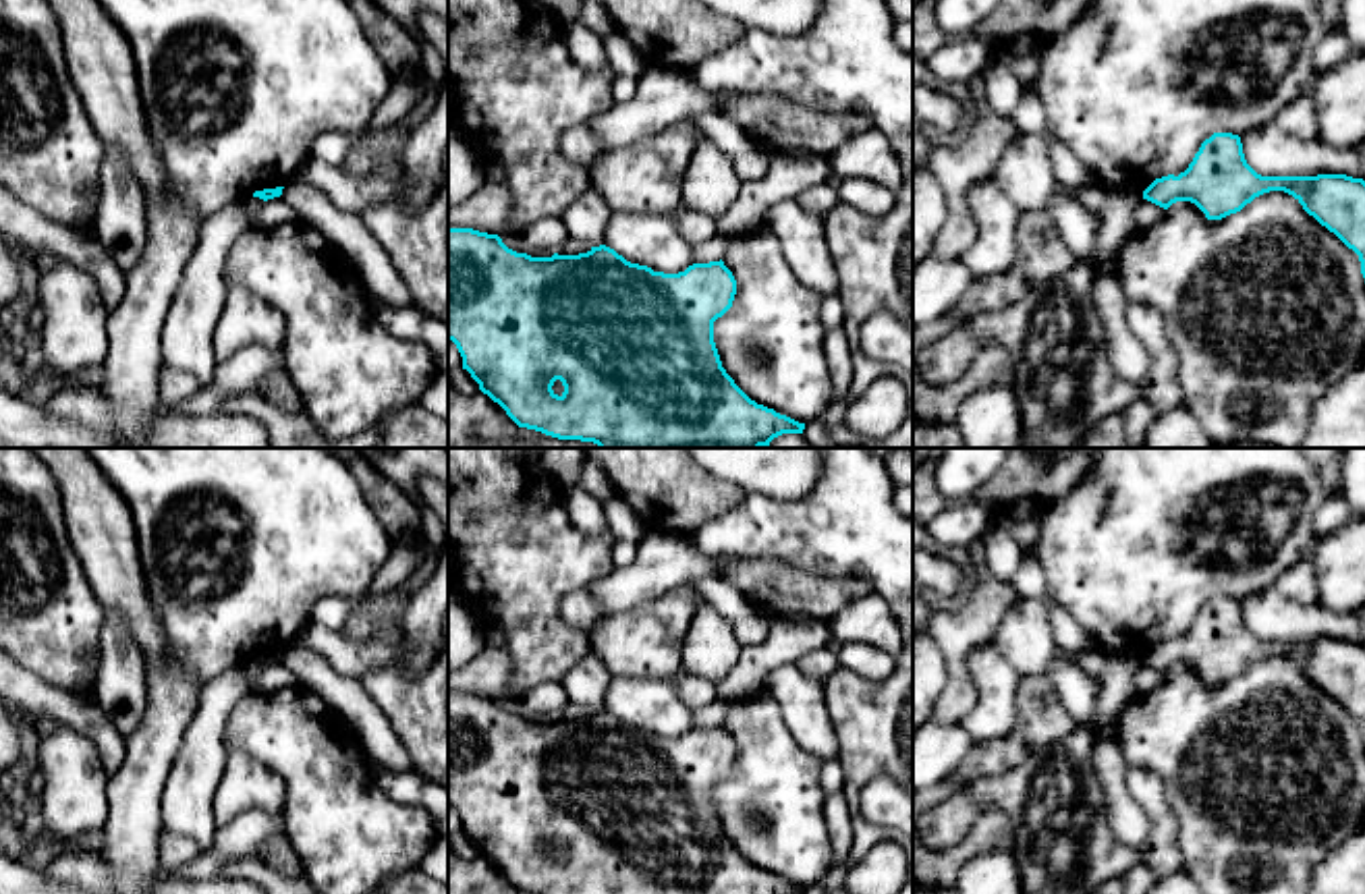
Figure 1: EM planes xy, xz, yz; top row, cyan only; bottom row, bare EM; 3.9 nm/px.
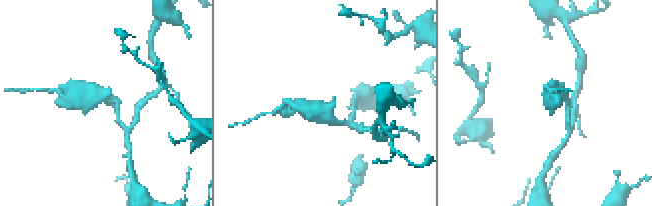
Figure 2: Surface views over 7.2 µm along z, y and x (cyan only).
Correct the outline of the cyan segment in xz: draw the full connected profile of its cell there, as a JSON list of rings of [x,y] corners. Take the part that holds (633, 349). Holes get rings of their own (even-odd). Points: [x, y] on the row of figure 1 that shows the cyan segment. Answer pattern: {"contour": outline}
{"contour": [[[448,228],[448,340],[456,344],[463,357],[463,369],[471,373],[479,390],[498,402],[519,427],[535,429],[558,440],[593,442],[600,448],[768,448],[782,434],[803,434],[805,423],[751,400],[722,367],[714,342],[714,322],[732,307],[734,295],[736,280],[722,259],[693,263],[678,274],[664,274],[631,263],[606,245],[591,247],[579,255],[554,253],[552,257],[531,257],[508,249],[498,234],[473,228]]]}

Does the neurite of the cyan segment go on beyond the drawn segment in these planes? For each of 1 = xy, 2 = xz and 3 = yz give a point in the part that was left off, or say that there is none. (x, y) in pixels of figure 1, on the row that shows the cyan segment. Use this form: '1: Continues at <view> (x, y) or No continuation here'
1: No continuation here
2: No continuation here
3: No continuation here

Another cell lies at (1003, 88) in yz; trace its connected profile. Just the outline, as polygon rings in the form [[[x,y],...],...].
[[[1004,52],[992,58],[981,75],[987,91],[987,102],[994,112],[1012,116],[1021,102],[1023,83],[1010,71]]]

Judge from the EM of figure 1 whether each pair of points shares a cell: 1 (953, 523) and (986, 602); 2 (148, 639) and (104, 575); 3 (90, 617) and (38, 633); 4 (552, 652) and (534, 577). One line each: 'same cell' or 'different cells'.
1: different cells
2: same cell
3: same cell
4: same cell

